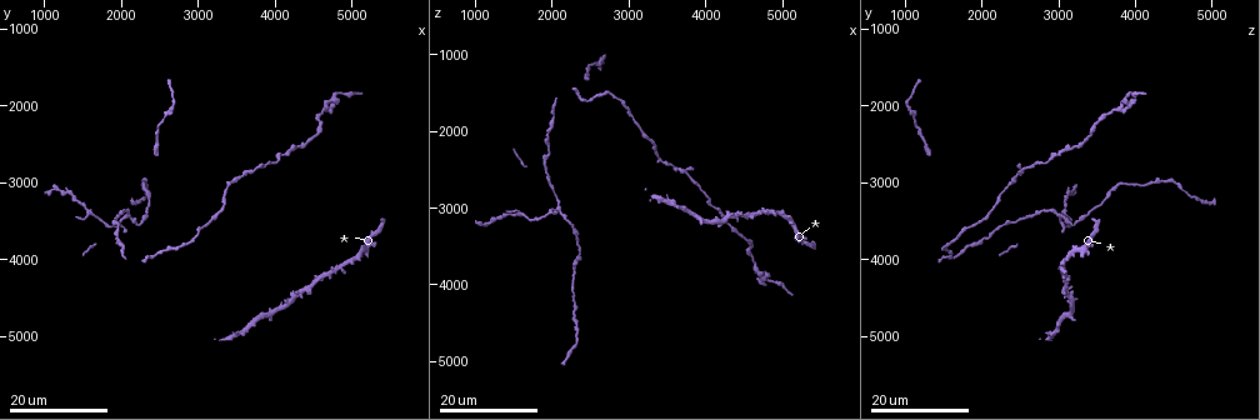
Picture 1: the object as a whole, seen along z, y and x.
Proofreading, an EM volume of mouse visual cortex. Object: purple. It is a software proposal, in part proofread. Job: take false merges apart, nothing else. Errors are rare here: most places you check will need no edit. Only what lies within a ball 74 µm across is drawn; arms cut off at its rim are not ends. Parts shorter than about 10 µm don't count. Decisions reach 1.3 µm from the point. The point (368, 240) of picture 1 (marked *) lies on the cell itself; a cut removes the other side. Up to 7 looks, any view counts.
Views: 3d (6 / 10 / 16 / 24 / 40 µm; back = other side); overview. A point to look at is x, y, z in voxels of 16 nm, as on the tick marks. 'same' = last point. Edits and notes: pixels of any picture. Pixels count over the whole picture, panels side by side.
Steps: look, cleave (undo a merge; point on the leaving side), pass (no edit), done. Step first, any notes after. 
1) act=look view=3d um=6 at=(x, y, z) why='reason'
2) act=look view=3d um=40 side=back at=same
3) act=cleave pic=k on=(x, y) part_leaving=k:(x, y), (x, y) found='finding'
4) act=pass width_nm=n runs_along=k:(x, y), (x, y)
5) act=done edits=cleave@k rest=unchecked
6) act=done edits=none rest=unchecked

act=look view=3d um=24 at=(3750, 2850, 2550) why='two arms in line, one across'

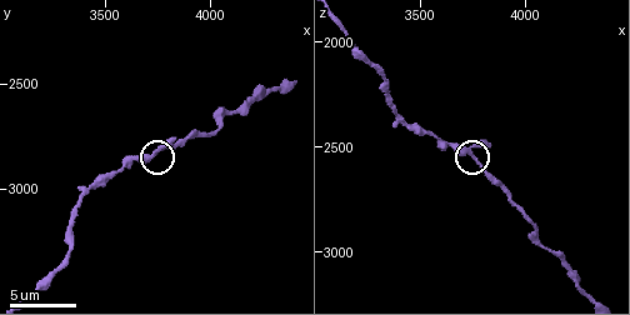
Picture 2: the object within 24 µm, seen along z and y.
act=look view=3d um=6 at=(3720, 2840, 2510)

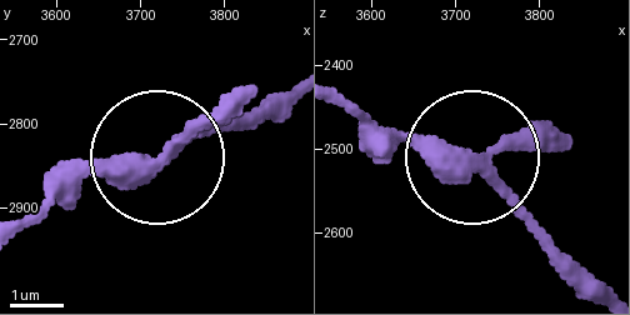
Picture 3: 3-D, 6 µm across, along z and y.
act=pass found='one cell here'

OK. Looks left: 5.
act=look view=3d um=24 at=(4550, 2400, 3400)

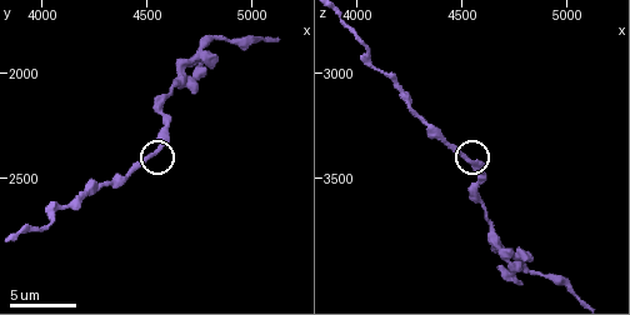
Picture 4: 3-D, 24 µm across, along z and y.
act=look view=3d um=6 at=(4530, 2390, 3410) why='zoom in'

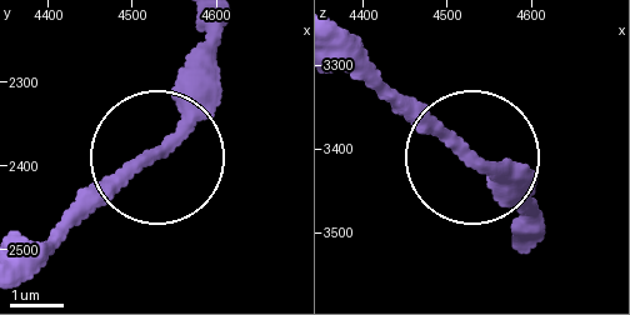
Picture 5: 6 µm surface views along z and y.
act=pass side_arm_um=21 found='continuous, no second cell'

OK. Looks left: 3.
act=look view=3d um=16 at=(2950, 3600, 1800)

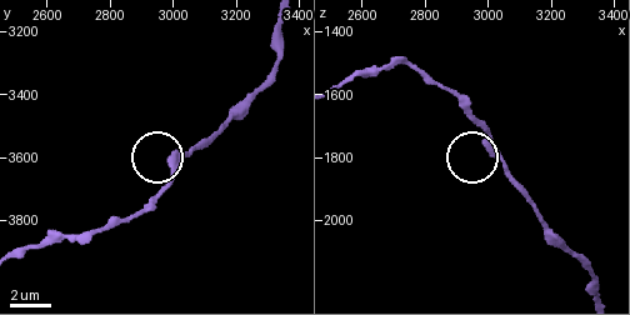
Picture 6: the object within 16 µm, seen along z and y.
act=look view=3d um=6 at=(3000, 3600, 1770) why='zoom in'

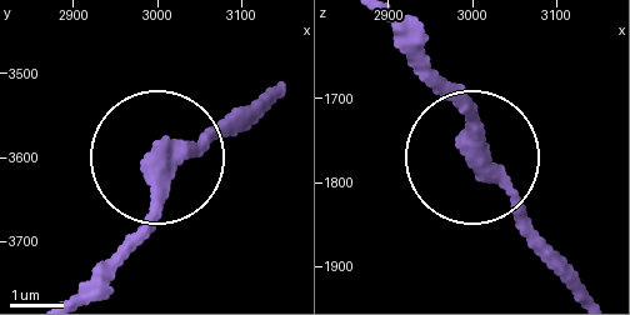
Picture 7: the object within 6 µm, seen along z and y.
act=pass side_arm_um=18 runs_along=7:(578, 283), (519, 203), (470, 166), (461, 95), (425, 45) found='one cell here'

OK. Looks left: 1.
act=done edits=none rest=unchecked

